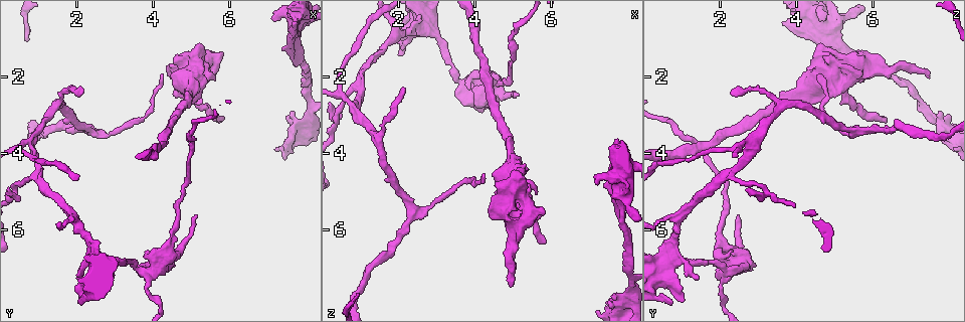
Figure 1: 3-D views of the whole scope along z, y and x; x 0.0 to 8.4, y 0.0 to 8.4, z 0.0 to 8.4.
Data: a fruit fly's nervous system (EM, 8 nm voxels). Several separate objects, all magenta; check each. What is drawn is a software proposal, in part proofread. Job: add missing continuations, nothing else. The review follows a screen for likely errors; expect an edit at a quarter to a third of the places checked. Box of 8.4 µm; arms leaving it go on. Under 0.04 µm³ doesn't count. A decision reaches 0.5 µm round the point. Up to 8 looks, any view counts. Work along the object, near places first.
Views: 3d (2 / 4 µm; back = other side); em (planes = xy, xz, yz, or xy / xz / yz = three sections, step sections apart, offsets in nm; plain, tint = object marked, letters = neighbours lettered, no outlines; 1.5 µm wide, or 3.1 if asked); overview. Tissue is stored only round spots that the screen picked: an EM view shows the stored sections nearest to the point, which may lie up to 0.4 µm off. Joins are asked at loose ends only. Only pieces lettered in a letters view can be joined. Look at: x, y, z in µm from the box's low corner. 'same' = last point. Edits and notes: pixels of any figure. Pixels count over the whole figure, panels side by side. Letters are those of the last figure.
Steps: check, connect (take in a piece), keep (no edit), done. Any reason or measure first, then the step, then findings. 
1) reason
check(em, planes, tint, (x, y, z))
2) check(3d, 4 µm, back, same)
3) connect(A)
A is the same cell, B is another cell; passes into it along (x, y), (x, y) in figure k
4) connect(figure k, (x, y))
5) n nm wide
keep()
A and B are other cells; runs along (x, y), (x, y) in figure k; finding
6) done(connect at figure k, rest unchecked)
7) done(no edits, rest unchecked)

free end
check(em, planes, letters, (4.95, 1.95, 7.50))

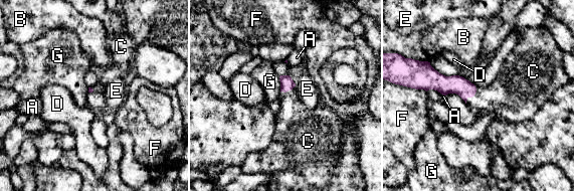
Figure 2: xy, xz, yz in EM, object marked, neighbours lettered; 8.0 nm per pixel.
C touches over 170 nm
connect(C)
C is the same cell, A, B, D, E, F and G are other cells; it goes on there

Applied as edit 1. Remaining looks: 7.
see it whole again
check(overview)

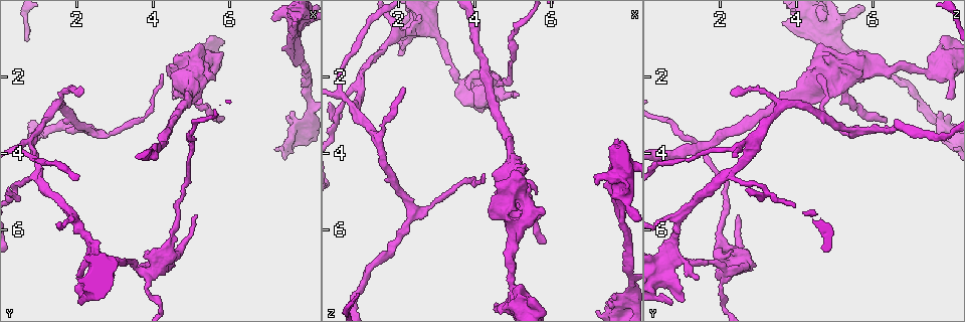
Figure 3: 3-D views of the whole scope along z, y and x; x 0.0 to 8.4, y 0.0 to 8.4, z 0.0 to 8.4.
thin end
check(em, yz, step 4, tint, (7.70, 3.20, 7.70))

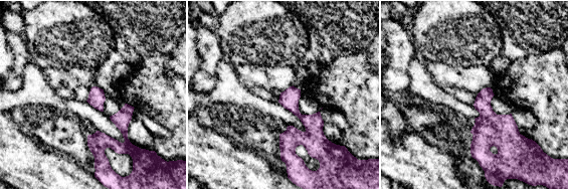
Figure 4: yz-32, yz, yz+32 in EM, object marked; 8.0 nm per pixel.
check(em, planes, letters, same)

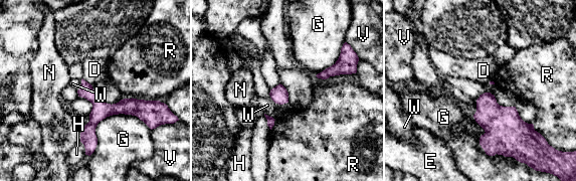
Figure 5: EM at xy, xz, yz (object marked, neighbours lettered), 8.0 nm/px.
keep()
D, E, G, H, N, R, V and W are other cells; runs along (155, 110), (105, 110), (89, 128), (87, 152) in figure 5; no lettered piece goes on from it

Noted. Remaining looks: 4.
done(connect at figure 2, rest unchecked)

